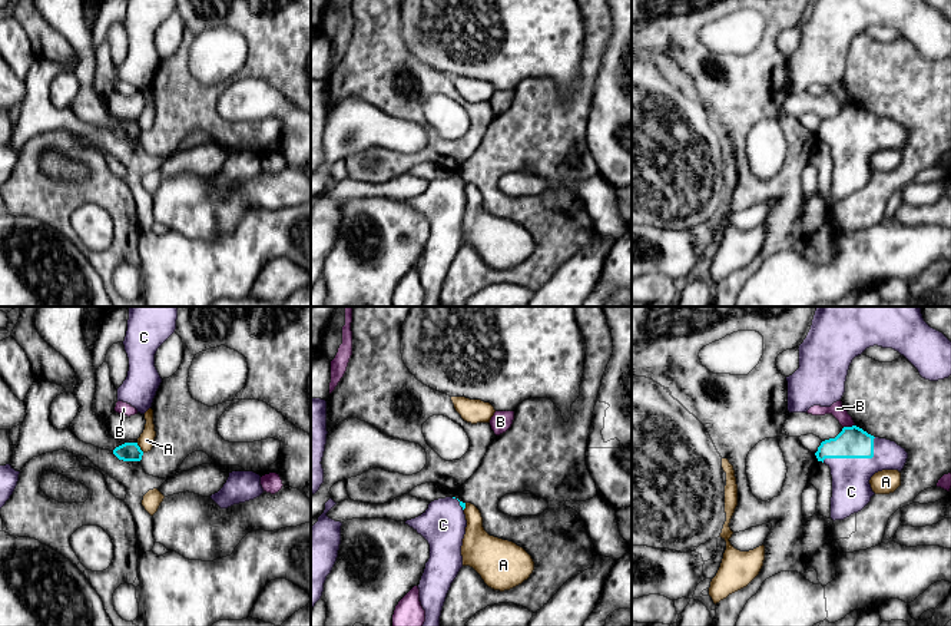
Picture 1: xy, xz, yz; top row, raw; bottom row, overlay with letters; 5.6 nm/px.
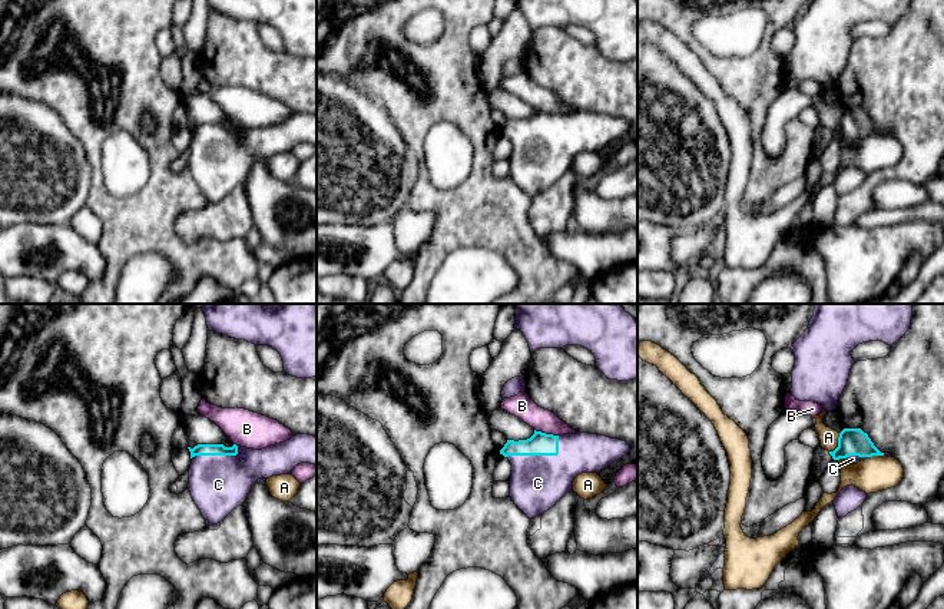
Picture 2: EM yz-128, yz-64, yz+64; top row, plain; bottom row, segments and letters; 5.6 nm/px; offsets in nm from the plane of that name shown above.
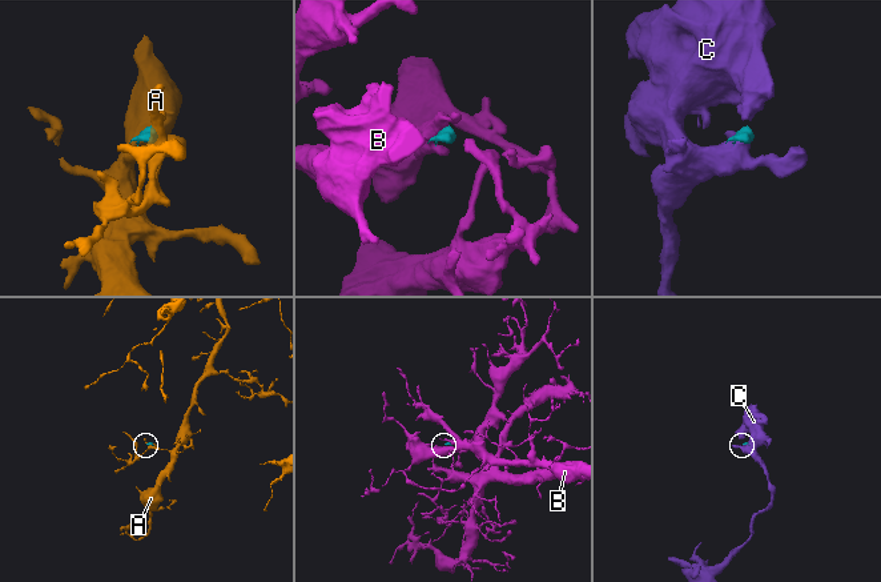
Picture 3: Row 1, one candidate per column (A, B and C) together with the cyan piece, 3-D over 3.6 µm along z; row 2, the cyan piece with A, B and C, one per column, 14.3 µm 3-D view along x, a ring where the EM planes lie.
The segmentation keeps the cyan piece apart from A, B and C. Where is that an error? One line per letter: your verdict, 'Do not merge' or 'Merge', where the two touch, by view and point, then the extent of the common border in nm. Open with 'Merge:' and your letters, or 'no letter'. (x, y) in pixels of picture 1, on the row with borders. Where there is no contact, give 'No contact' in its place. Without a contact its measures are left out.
Merge: C
A: Do not merge. Touches cyan at xy (139, 447). Shared border 70 nm
B: Do not merge. Touches cyan at yz (848, 427). Shared border 70 nm
C: Merge. Touches cyan at yz (857, 457). Shared border 340 nm

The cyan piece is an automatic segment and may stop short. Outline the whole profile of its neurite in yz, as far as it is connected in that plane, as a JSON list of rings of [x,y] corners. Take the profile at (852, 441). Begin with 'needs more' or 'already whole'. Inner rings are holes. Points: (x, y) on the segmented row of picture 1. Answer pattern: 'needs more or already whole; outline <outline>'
needs more; outline [[[844,427],[835,437],[821,443],[818,461],[831,468],[831,519],[844,520],[861,511],[875,494],[871,477],[882,470],[901,471],[908,453],[895,441],[868,434],[862,428]]]

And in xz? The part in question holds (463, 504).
needs more; outline [[[455,497],[438,499],[421,516],[405,521],[430,544],[430,559],[418,584],[425,610],[423,626],[440,626],[447,593],[463,567],[461,546],[467,527],[464,509],[465,503]]]

